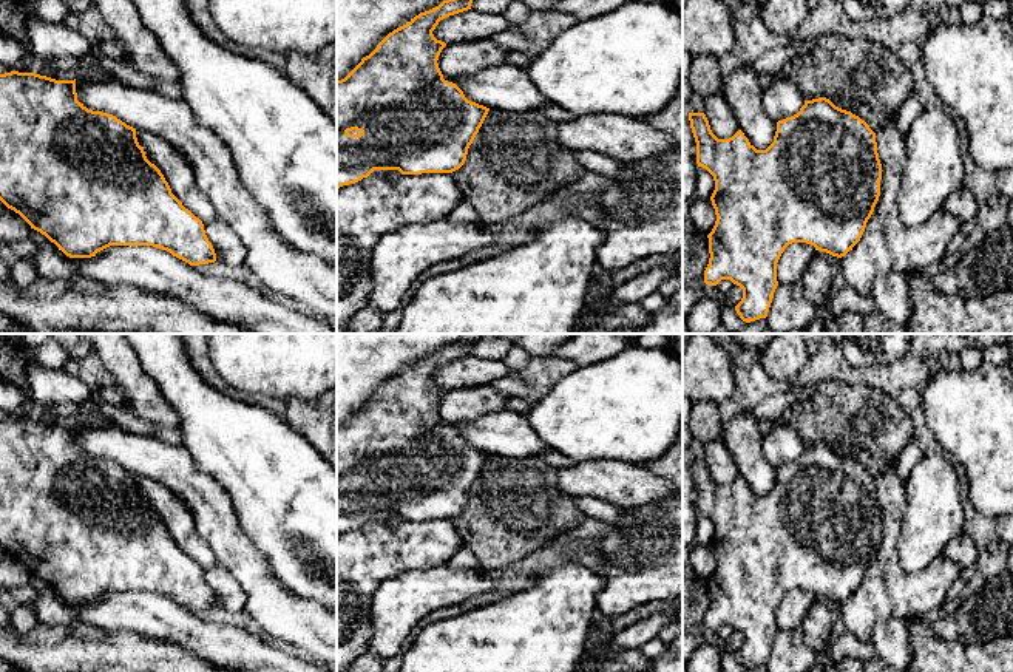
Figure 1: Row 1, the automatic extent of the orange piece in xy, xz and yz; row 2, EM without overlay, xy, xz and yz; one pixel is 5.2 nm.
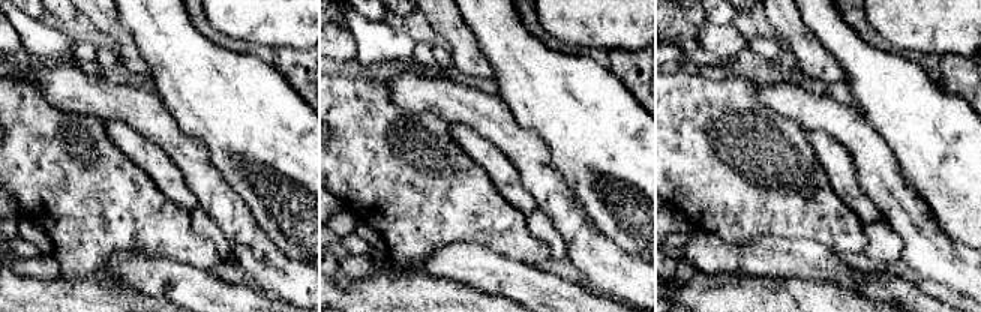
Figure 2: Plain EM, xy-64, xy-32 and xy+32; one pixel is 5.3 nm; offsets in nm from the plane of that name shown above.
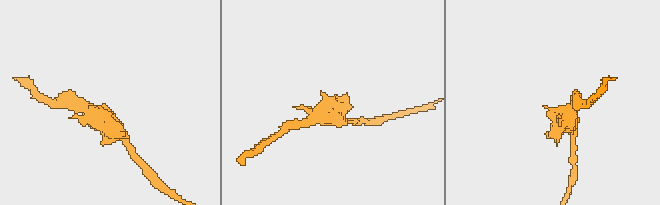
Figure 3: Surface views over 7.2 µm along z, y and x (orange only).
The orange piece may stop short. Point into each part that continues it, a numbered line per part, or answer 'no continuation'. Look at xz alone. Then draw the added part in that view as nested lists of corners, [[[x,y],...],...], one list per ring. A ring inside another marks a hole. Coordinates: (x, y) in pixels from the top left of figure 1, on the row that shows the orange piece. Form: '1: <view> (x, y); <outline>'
no continuation

